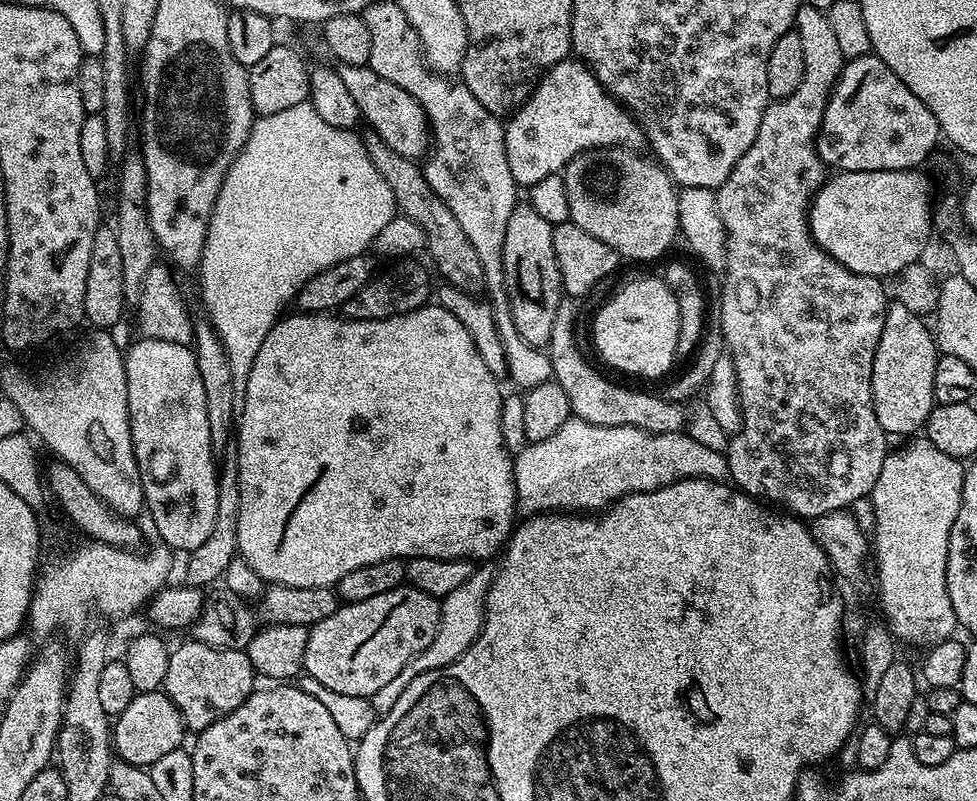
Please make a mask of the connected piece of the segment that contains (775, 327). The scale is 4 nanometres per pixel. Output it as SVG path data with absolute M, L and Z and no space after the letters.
M801 3L796 11L794 30L798 38L802 38L802 62L804 73L802 82L794 94L781 100L772 100L767 110L762 114L762 122L758 126L758 134L754 142L750 142L750 150L738 158L734 170L730 170L730 178L715 189L718 214L722 218L722 226L728 235L728 252L724 256L724 285L720 288L720 317L718 323L720 332L724 335L724 347L734 364L734 374L737 375L737 398L741 410L741 428L728 441L726 455L728 457L728 475L731 483L739 491L747 492L764 502L771 502L781 509L787 510L797 518L815 518L830 514L831 511L851 509L854 502L863 496L871 497L874 482L878 482L878 474L882 474L882 462L890 451L890 437L882 430L878 422L878 414L874 414L872 401L872 371L874 370L874 354L878 350L878 342L882 338L882 326L886 322L886 314L890 307L886 288L879 276L863 276L854 274L842 262L838 262L830 254L826 254L816 244L816 239L808 228L808 209L816 192L824 185L826 165L816 153L816 136L820 125L824 123L824 111L828 105L828 97L832 87L838 82L846 63L842 47L838 44L834 26L831 25L829 13L822 8Z

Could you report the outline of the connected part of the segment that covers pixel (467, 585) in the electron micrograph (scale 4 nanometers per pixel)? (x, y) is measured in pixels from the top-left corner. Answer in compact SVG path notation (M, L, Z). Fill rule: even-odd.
M473 567L470 578L466 578L466 582L462 582L462 586L450 590L450 594L446 594L440 600L440 629L438 634L434 634L434 642L430 642L430 646L426 646L426 650L422 650L422 654L418 654L413 660L406 662L406 666L402 666L401 672L391 682L385 682L371 696L373 710L376 714L394 710L394 702L398 702L398 698L402 698L402 690L406 690L406 686L410 686L410 682L414 682L414 678L435 668L444 668L447 664L452 664L475 642L484 625L484 604L488 601L488 591L495 576L495 567Z

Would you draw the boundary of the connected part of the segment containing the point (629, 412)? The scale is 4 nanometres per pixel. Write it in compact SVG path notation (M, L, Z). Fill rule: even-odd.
M557 313L554 329L546 345L551 358L552 375L562 386L570 401L573 415L591 425L634 426L647 432L679 432L687 425L689 409L683 403L666 400L652 392L639 392L636 388L623 388L602 376L583 356L576 334L574 320L565 313Z

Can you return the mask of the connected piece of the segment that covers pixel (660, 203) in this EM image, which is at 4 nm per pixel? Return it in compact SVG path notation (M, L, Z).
M591 148L582 154L578 154L568 165L564 167L563 177L566 182L566 198L570 201L570 220L572 223L582 226L582 230L586 230L586 234L594 234L594 238L599 238L602 242L606 242L606 246L610 246L625 261L628 260L656 260L675 240L678 240L680 231L680 219L678 218L678 198L680 193L677 185L672 183L671 176L660 167L655 159L649 158L647 155L639 156L641 153L634 148Z

